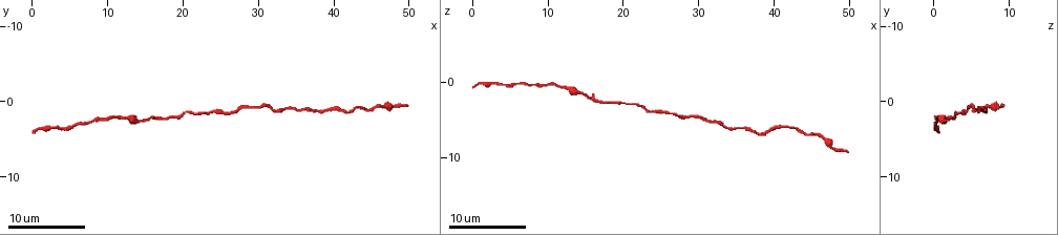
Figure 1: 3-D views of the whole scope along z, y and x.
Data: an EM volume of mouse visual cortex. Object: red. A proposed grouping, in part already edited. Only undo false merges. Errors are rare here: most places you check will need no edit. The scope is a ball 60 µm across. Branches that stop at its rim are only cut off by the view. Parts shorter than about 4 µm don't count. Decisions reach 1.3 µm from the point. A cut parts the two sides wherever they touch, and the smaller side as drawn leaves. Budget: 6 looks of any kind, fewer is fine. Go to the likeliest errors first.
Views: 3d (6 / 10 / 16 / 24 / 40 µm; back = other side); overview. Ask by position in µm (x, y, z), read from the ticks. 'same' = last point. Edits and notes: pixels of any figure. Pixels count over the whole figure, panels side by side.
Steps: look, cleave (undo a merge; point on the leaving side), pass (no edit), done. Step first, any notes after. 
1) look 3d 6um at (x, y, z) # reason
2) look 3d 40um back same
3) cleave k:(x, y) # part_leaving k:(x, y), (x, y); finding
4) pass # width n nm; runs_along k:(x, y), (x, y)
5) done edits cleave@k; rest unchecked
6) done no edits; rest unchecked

look 3d 10um at (6.0, 3.0, 0.0) # sudden change in width

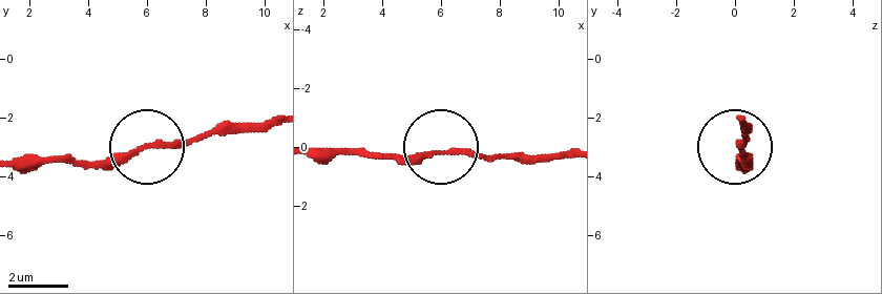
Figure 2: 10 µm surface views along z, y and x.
look 3d 6um at (5.9, 3.1, 0.2)

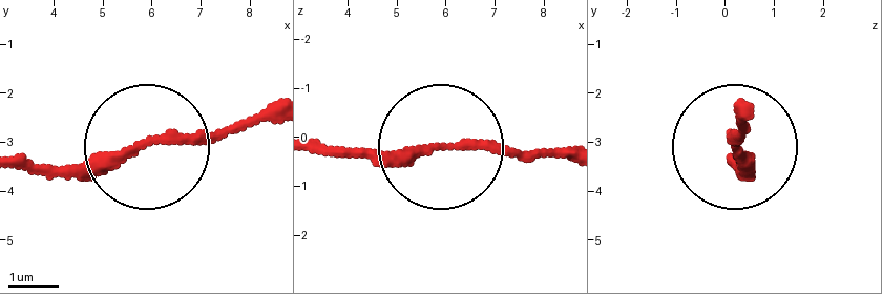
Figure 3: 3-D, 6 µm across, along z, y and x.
pass # width 190 nm; runs_along 3:(271, 105), (133, 151), (24, 164); one cell here

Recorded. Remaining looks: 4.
look 3d 16um at (41.0, 1.5, 6.0) # calibre changes

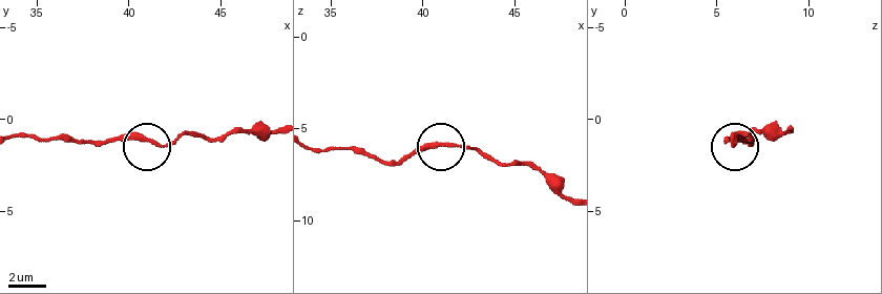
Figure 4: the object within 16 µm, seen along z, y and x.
pass # all the same cell

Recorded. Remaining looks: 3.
look 3d 16um at (14.0, 3.0, 1.5) # thick turns thin

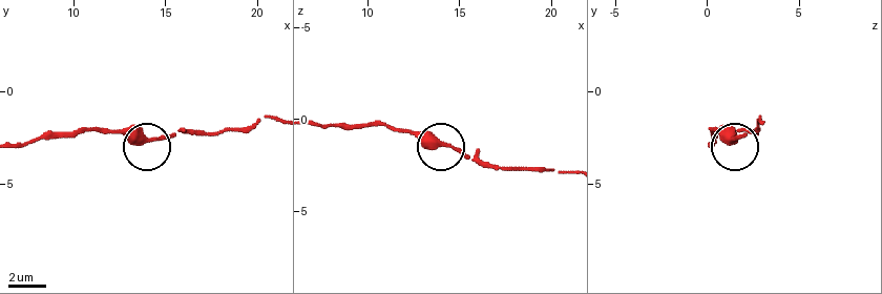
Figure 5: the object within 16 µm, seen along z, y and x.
pass # runs_along 5:(569, 171), (484, 166), (456, 150), (392, 128); continuous, no second cell

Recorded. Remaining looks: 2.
done no edits; rest unchecked

